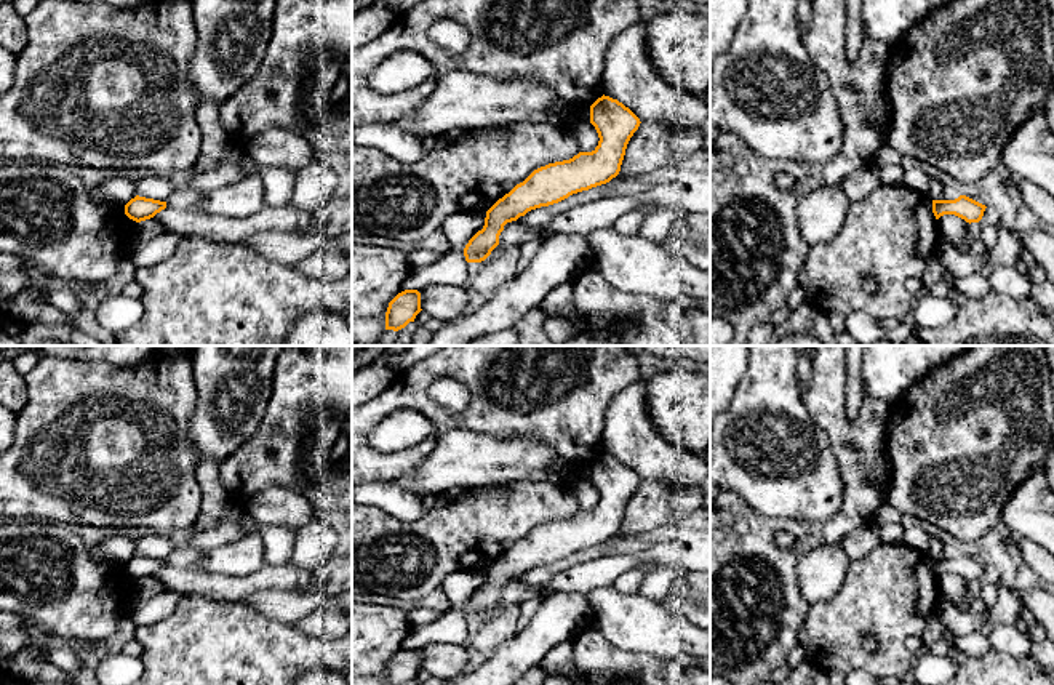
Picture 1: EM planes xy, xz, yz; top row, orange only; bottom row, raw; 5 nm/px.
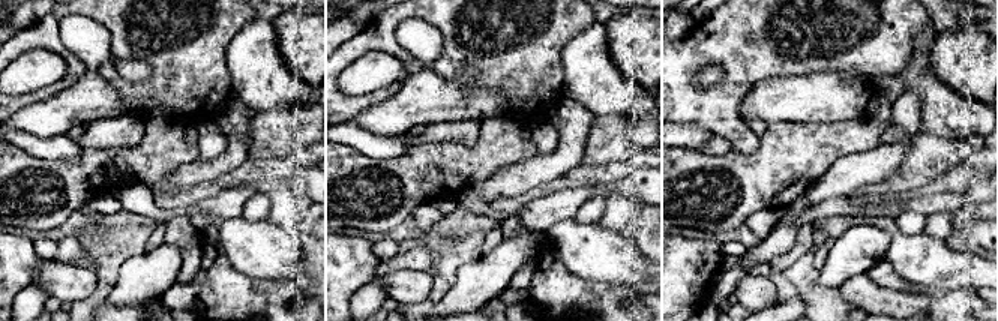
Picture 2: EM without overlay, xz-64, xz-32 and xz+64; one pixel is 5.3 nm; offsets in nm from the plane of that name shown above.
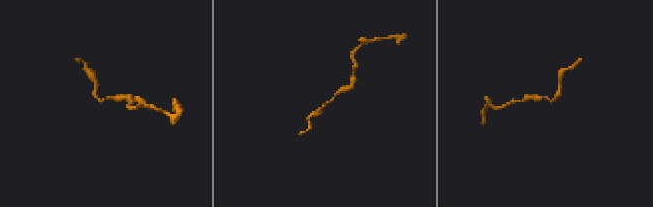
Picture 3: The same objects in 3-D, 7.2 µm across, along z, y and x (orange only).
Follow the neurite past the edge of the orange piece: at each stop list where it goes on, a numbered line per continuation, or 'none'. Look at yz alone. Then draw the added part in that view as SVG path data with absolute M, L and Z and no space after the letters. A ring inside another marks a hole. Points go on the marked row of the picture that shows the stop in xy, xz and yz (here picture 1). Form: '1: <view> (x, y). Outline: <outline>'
none

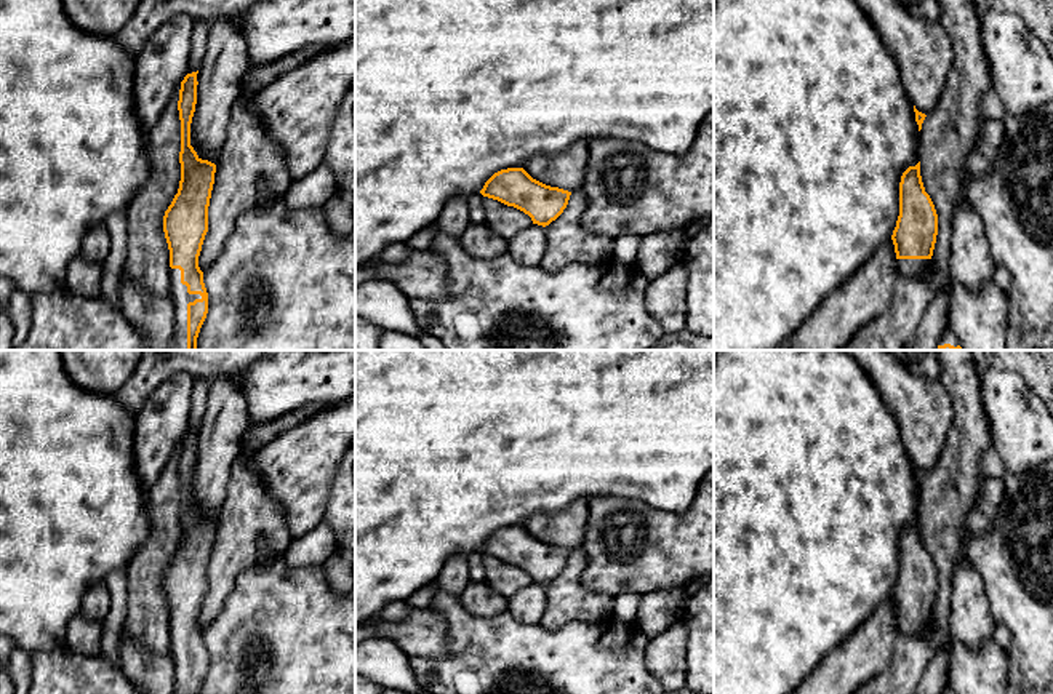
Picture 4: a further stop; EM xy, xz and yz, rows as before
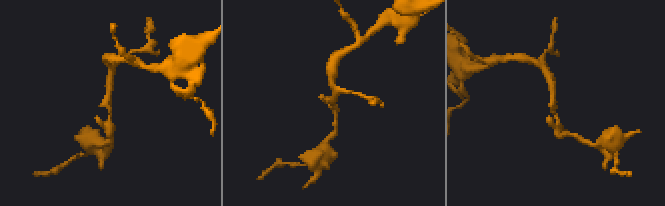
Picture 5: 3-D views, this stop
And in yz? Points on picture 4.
1: yz (908, 267). Outline: M896 259L896 272L903 277L923 275L930 270L930 259Z

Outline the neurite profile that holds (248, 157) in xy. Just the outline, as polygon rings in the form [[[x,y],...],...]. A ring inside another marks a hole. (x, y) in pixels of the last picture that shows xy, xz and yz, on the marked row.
[[[240,96],[230,114],[208,206],[208,232],[198,256],[202,272],[219,256],[237,221],[262,201],[261,184],[270,200],[291,185],[283,149],[250,110],[253,96]]]

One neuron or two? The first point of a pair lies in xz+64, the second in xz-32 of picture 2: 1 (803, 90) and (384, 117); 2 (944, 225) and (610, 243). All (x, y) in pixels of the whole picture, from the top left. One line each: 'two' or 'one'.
1: one
2: two

